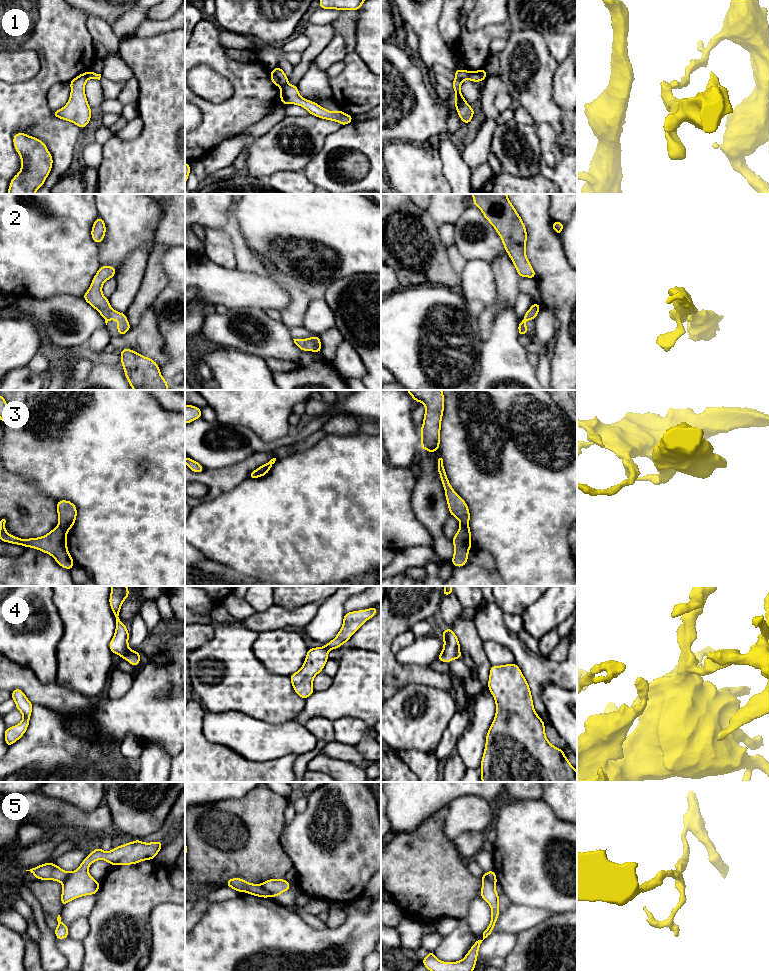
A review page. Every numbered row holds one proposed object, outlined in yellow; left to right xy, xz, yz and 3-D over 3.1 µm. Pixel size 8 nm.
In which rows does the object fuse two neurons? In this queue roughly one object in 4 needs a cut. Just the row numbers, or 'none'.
1, 3, 5

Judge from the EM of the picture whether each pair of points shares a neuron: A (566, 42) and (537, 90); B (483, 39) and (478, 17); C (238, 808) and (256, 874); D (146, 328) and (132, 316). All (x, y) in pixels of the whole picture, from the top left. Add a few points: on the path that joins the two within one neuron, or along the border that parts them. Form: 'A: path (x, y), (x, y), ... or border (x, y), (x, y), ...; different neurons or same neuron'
A: border (544, 38), (550, 55), (558, 63); different neurons
B: border (504, 22), (475, 31), (465, 27); different neurons
C: path (254, 824), (256, 826), (256, 858); same neuron
D: border (151, 306), (143, 314), (141, 320), (131, 327); different neurons

